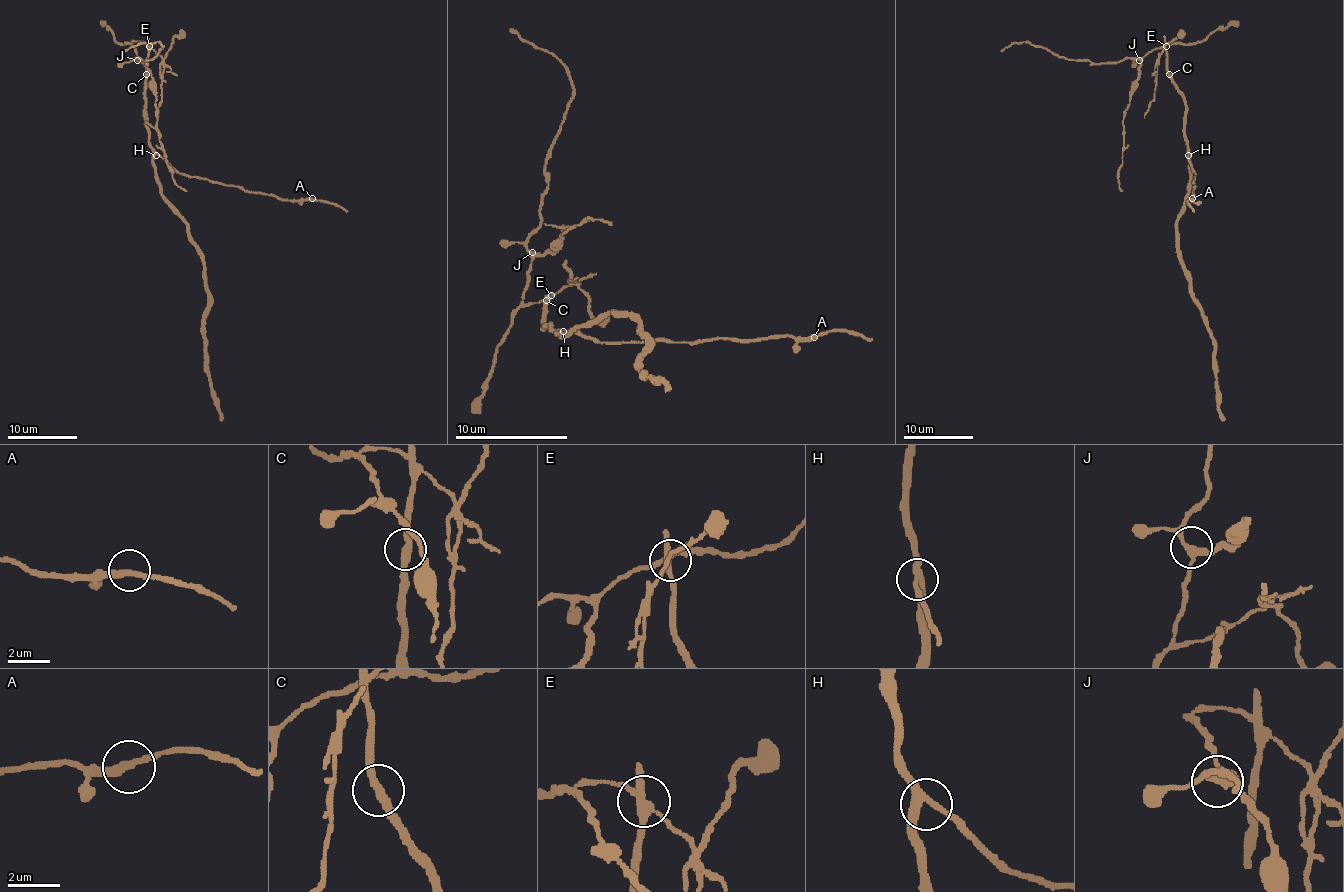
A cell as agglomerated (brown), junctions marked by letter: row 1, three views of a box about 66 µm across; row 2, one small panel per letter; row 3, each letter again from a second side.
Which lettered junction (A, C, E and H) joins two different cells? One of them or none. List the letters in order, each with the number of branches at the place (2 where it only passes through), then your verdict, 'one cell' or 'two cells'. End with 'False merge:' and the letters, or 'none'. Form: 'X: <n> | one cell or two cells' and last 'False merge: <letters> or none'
A: 2 | one cell
C: 2 | one cell
E: 4 | two cells
H: 3 | one cell
False merge: E

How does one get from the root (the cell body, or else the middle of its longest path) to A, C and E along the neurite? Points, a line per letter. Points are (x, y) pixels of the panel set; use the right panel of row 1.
A: (1185, 134), (1188, 160), (1195, 172), (1192, 198)
C: (1185, 134), (1185, 97), (1169, 74)
E: (1185, 134), (1185, 97), (1167, 69), (1165, 46)

